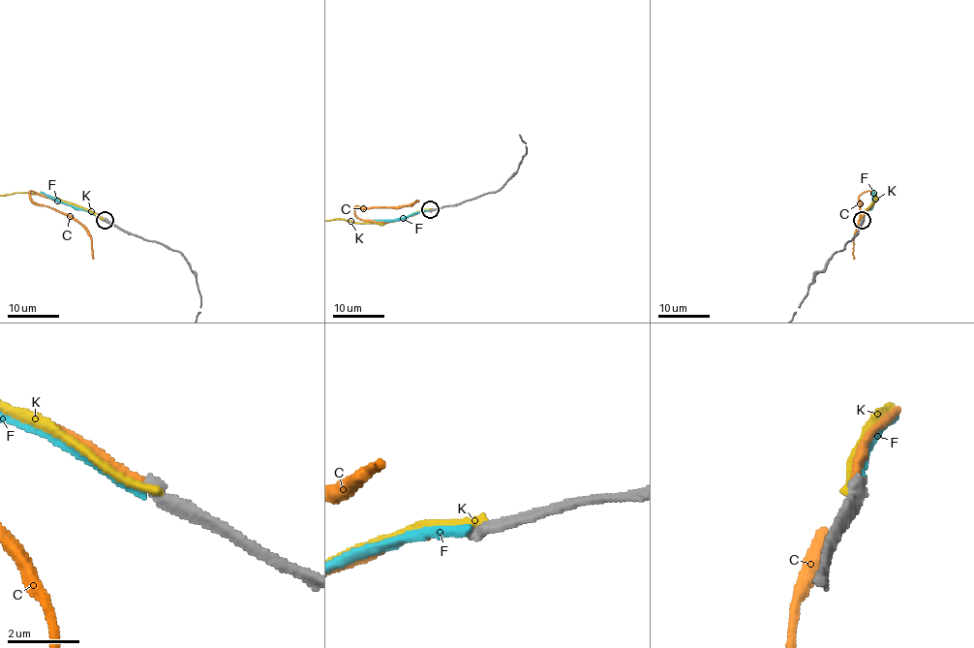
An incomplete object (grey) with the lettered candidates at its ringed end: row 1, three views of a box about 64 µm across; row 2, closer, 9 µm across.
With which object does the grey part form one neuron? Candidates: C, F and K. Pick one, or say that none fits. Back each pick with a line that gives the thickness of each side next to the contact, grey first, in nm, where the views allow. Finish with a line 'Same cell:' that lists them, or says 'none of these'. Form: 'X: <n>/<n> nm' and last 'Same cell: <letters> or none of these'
F: 380/280 nm
Same cell: F

